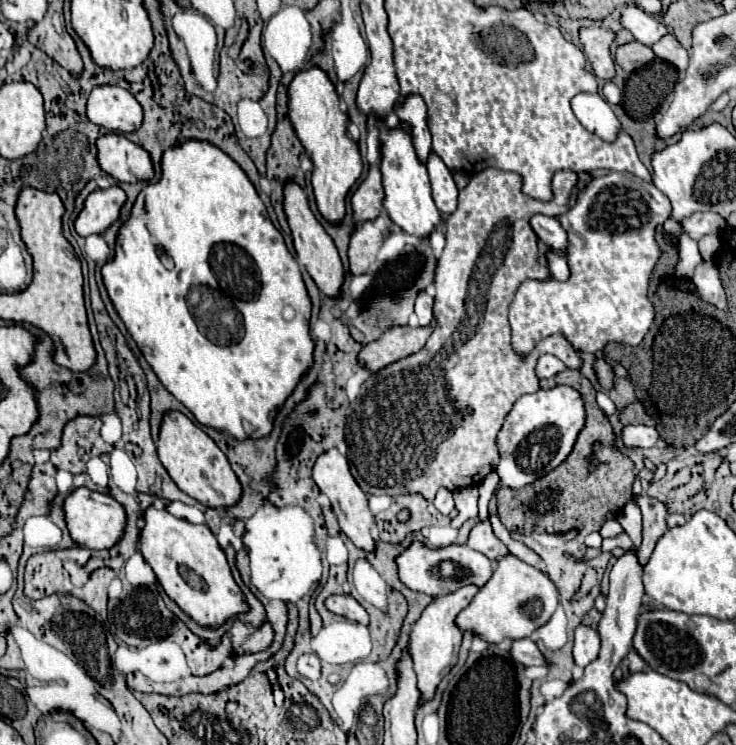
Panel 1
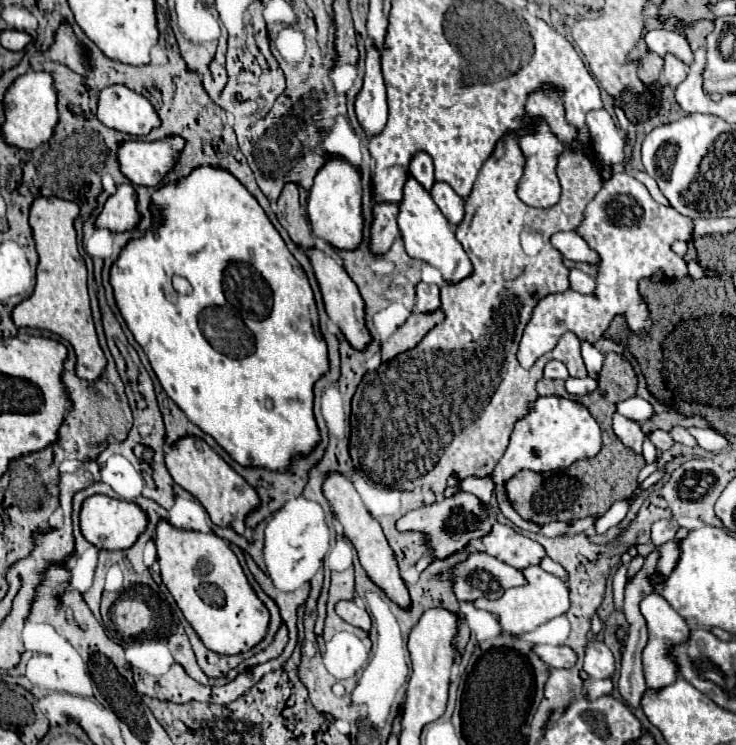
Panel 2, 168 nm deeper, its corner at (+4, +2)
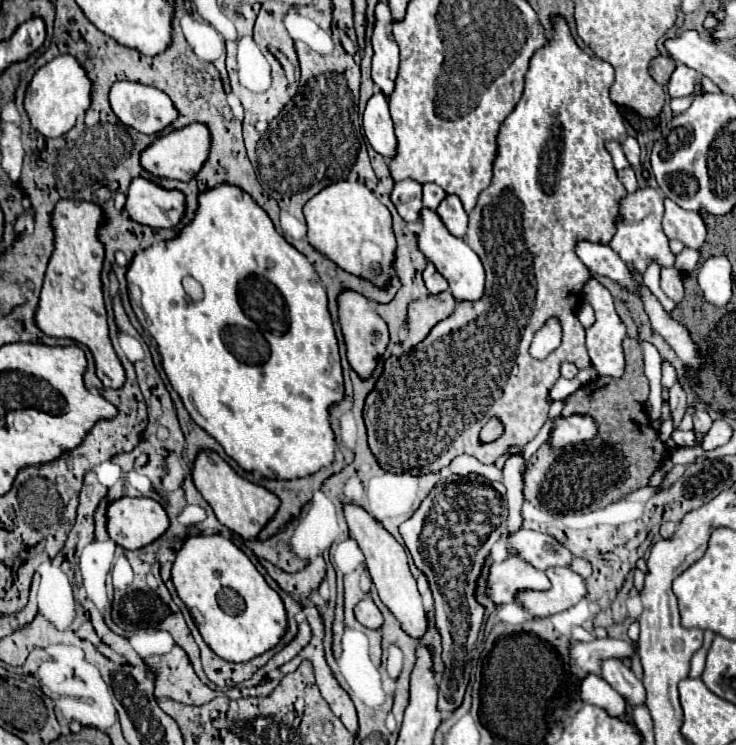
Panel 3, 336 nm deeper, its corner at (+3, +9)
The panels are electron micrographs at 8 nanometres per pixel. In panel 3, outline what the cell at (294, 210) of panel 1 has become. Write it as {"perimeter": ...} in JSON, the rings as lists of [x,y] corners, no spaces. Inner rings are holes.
{"perimeter":[[[342,290],[338,294],[338,320],[342,326],[342,334],[346,340],[348,350],[348,362],[350,366],[362,376],[368,378],[370,372],[376,368],[378,358],[384,354],[388,344],[388,328],[386,322],[376,314],[376,310],[370,306],[366,296],[354,292],[354,290]]]}

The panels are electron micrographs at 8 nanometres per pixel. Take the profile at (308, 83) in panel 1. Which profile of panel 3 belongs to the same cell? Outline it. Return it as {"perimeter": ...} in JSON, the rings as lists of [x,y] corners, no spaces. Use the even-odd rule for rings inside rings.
{"perimeter":[[[364,182],[328,184],[306,202],[304,216],[308,222],[308,242],[318,252],[334,260],[346,272],[368,278],[374,284],[384,284],[388,280],[396,248],[392,218],[388,208],[374,198]]]}

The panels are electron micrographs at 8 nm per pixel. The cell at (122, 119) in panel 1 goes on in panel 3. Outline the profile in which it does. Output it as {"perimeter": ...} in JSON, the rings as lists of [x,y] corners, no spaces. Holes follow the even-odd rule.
{"perimeter":[[[128,80],[112,84],[110,108],[122,124],[142,134],[156,134],[178,116],[172,100],[162,90]]]}

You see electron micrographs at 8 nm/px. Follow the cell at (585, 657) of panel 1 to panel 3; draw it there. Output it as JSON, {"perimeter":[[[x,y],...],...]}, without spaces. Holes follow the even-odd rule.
{"perimeter":[[[608,658],[602,660],[600,664],[602,668],[602,678],[620,692],[622,698],[626,698],[628,704],[642,704],[646,700],[646,692],[642,686],[642,680],[638,680],[634,676],[634,672],[630,668],[626,668],[618,658]]]}

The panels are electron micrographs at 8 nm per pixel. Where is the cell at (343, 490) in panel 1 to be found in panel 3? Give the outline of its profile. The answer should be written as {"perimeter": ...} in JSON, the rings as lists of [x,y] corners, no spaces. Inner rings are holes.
{"perimeter":[[[344,504],[344,518],[348,522],[350,528],[350,536],[356,538],[360,550],[366,556],[366,566],[368,572],[372,576],[372,582],[378,590],[380,600],[390,608],[390,612],[398,618],[398,622],[402,624],[402,628],[414,636],[420,638],[426,630],[426,612],[424,612],[424,604],[420,598],[420,592],[416,590],[416,580],[410,574],[408,568],[408,560],[406,560],[406,552],[404,548],[396,542],[396,538],[374,518],[370,516],[362,506],[356,504]]]}

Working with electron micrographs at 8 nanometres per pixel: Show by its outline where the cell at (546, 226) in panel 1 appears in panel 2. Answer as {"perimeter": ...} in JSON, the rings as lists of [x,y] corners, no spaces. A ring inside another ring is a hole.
{"perimeter":[[[569,231],[569,233],[555,233],[551,237],[551,243],[555,249],[559,249],[565,259],[575,261],[575,263],[587,263],[587,265],[599,265],[599,255],[597,251],[593,251],[587,241],[583,237],[579,237],[577,233]]]}

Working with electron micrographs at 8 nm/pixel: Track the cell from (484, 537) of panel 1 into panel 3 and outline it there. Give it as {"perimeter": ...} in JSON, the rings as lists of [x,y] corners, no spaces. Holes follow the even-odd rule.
{"perimeter":[[[520,528],[512,534],[504,534],[502,540],[508,554],[526,560],[538,570],[546,570],[552,566],[570,566],[570,550],[566,550],[562,544],[558,544],[556,538],[548,534]]]}

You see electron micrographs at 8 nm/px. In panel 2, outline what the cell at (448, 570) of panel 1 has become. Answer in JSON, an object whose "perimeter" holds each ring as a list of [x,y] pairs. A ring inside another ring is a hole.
{"perimeter":[[[487,553],[469,555],[469,559],[455,569],[455,595],[459,601],[465,601],[465,603],[473,603],[483,597],[485,599],[499,599],[501,591],[511,589],[511,587],[519,587],[519,585],[525,585],[523,573],[517,571],[515,567],[487,555]]]}

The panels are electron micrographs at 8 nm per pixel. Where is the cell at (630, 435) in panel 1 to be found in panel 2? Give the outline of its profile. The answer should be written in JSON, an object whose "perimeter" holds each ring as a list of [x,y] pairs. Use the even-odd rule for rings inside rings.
{"perimeter":[[[651,431],[651,441],[653,441],[653,445],[657,449],[663,449],[663,451],[667,451],[667,449],[671,449],[675,445],[671,435],[665,433],[665,431]]]}

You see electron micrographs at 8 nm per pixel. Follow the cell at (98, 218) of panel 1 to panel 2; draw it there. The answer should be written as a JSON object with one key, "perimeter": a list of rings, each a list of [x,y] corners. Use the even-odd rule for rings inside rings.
{"perimeter":[[[131,183],[119,185],[117,193],[111,195],[97,217],[97,227],[107,227],[111,231],[129,231],[135,229],[141,221],[137,211],[137,193]]]}

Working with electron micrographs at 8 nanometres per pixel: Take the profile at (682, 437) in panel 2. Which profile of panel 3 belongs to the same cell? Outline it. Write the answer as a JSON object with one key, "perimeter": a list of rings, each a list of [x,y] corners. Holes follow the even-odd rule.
{"perimeter":[[[678,382],[670,388],[668,404],[670,404],[670,410],[672,410],[674,428],[678,428],[678,426],[680,426],[680,420],[682,420],[682,416],[684,416],[684,412],[686,412],[686,394],[684,394],[684,390],[680,388]]]}

